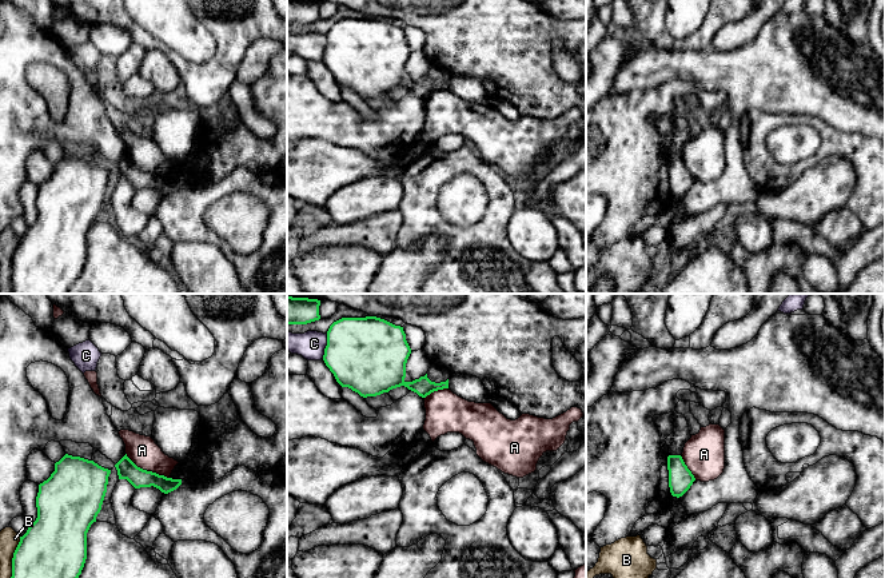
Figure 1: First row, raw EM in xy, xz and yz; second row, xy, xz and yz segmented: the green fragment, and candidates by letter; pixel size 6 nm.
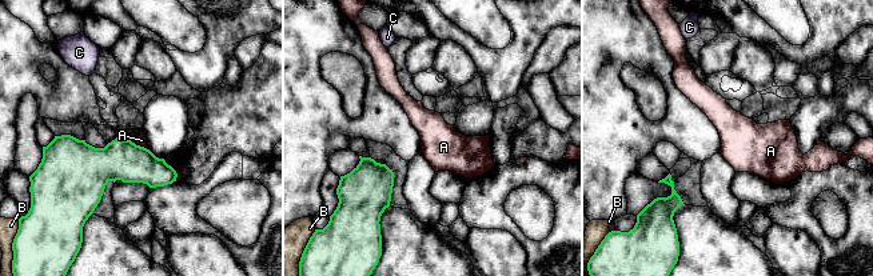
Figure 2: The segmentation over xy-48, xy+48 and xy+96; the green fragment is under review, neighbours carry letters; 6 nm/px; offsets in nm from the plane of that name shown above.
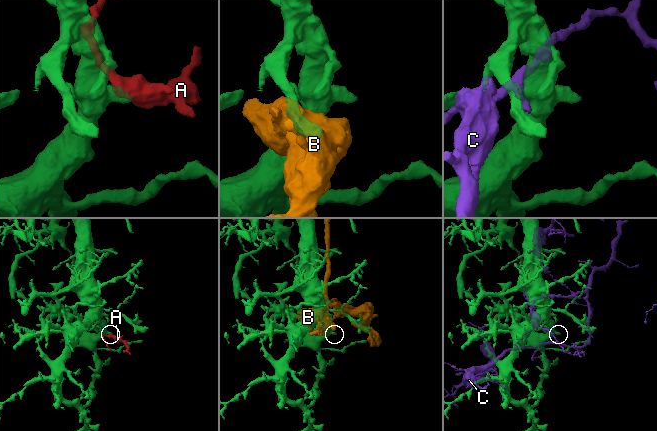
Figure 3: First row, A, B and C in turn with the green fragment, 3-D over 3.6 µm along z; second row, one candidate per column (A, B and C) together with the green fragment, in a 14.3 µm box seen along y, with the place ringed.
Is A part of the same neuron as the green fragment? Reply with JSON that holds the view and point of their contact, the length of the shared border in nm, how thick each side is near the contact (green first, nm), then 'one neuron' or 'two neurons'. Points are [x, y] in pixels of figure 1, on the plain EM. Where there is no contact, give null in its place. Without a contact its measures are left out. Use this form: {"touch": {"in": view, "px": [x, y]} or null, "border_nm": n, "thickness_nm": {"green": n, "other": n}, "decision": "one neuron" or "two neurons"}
{"touch": {"in": "xy", "px": [146, 171]}, "border_nm": 320, "thickness_nm": {"green": 120, "other": 180}, "decision": "two neurons"}

